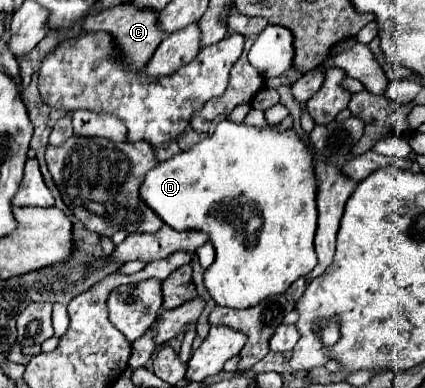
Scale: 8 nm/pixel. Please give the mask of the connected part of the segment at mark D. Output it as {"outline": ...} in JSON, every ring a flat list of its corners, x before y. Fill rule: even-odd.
{"outline":[[224,119,216,125,214,135,148,171,140,187,140,197,144,197,146,205,170,227,196,229,210,237,210,243,216,249,216,259,204,273,204,285,218,305,246,309,270,295,284,293,298,277,306,277,316,267,316,191,318,179,314,173,314,153,310,151,308,141,304,141,292,127,280,131,272,125,252,127],[242,203,250,203,250,207,236,209,236,205]]}

